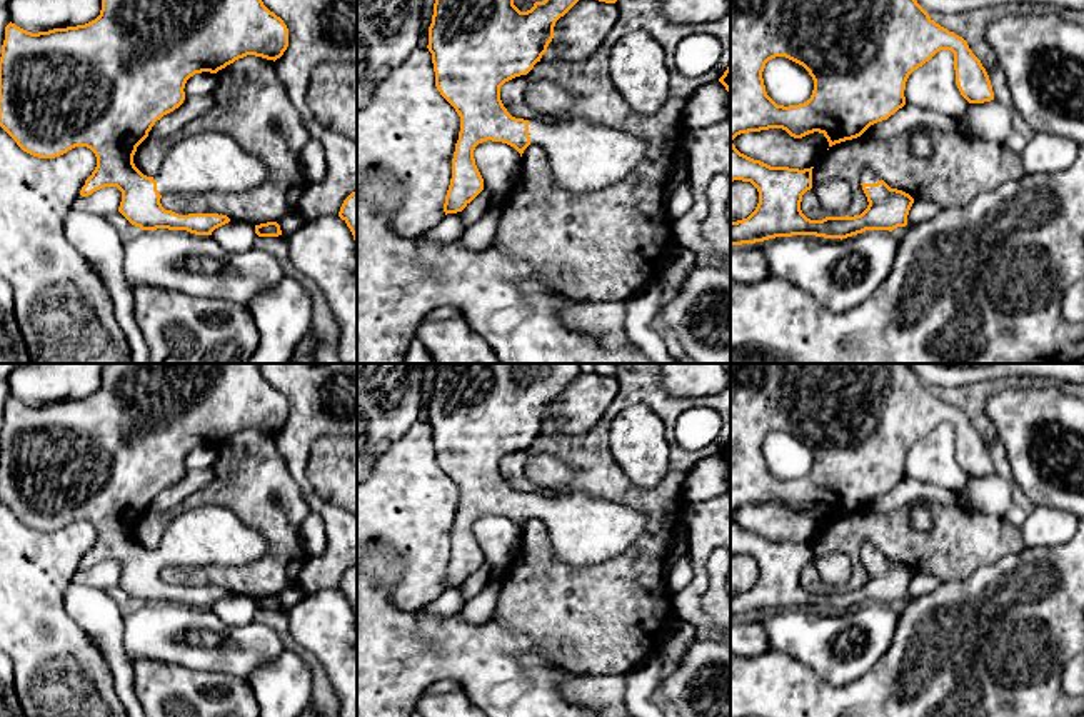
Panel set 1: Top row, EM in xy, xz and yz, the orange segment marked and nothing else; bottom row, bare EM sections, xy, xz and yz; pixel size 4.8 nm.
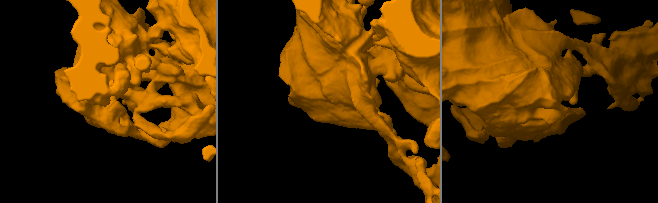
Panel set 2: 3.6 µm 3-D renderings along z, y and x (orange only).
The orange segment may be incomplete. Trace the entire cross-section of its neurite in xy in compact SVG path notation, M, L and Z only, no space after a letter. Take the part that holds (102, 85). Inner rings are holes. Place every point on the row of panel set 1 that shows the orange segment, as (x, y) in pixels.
M102 0L100 15L77 27L32 33L15 23L5 27L0 57L0 127L17 145L38 158L55 158L75 147L87 147L97 157L97 167L80 190L82 197L105 187L122 192L118 212L142 230L187 230L195 235L212 232L230 222L218 213L178 215L165 210L160 198L165 193L248 192L267 178L267 165L243 150L222 132L205 130L182 135L168 148L155 177L143 175L133 163L137 147L163 115L185 100L185 83L202 72L217 73L247 55L277 60L289 47L289 28L262 0Z

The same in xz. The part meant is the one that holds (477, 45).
M435 0L432 23L429 27L429 52L435 72L435 87L440 95L455 108L460 117L460 132L452 158L452 178L445 195L444 212L462 212L482 190L484 178L475 165L474 150L479 143L492 140L514 147L520 157L529 145L540 147L549 158L550 177L565 193L594 193L617 183L645 155L645 145L635 135L604 127L577 117L557 120L537 117L524 120L512 117L500 100L500 87L520 75L527 75L554 38L555 22L564 17L579 0L544 0L535 2L527 12L520 12L514 0Z

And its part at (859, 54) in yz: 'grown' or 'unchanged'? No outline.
grown

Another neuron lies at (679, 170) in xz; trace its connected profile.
M679 153L667 172L667 183L677 183L689 180L689 162Z

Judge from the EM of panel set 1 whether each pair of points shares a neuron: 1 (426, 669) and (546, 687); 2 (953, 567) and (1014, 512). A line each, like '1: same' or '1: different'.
1: same
2: different

